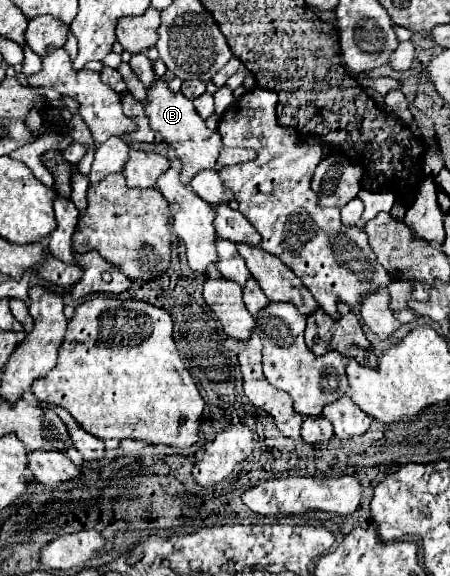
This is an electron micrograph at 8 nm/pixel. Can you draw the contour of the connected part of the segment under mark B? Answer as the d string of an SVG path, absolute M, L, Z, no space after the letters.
M156 79L154 85L148 89L148 103L144 105L146 115L150 117L150 127L158 131L164 141L174 149L174 157L182 161L182 173L180 181L188 185L194 175L198 175L204 169L216 169L220 171L222 167L246 163L250 159L256 159L254 149L228 149L222 145L222 137L218 131L210 131L204 125L204 119L198 117L194 105L190 99L186 99L182 93L174 95L166 79Z

